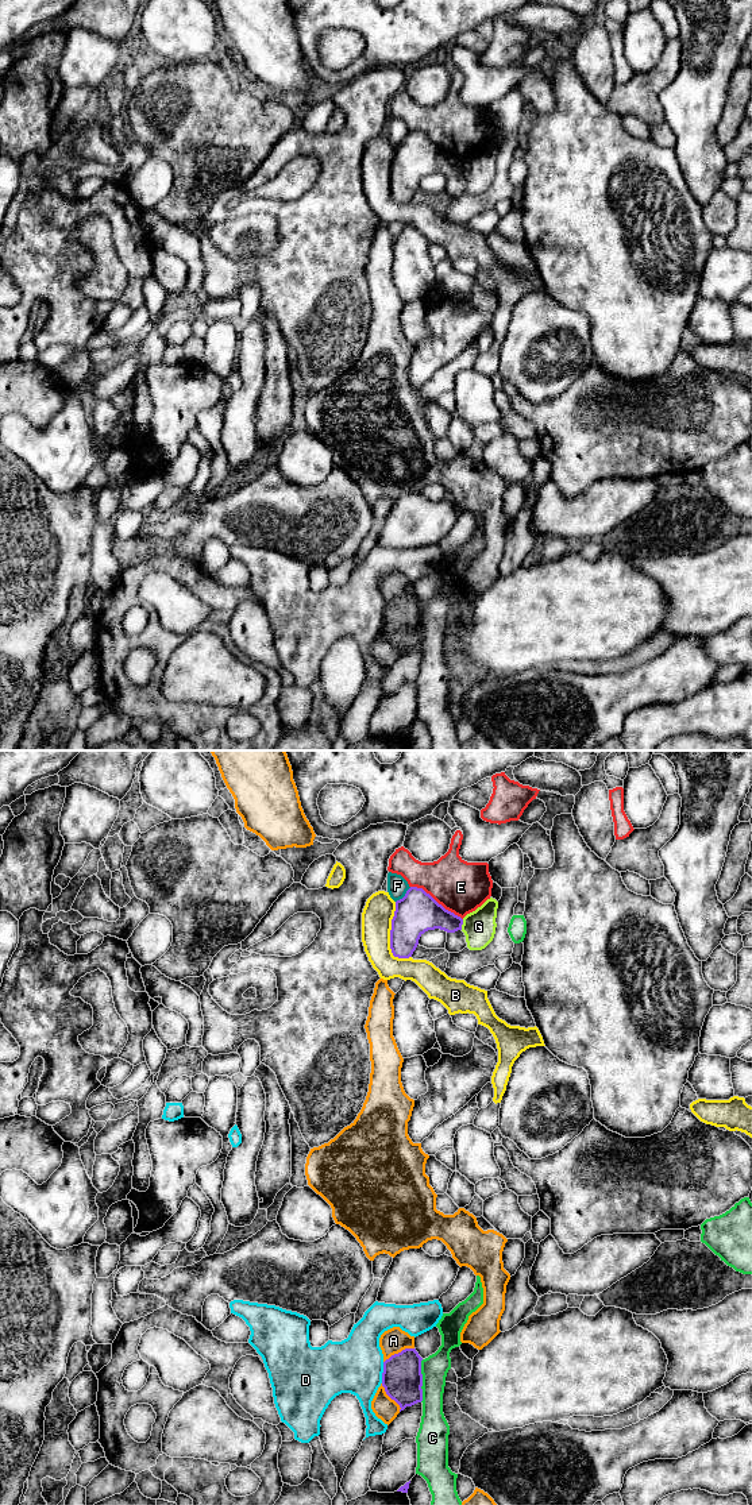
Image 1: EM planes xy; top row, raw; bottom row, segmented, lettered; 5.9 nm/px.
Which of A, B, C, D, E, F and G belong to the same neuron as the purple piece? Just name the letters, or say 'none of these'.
none of these

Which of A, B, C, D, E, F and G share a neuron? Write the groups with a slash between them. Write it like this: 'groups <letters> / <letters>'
groups A / B / C / D / E / F / G

